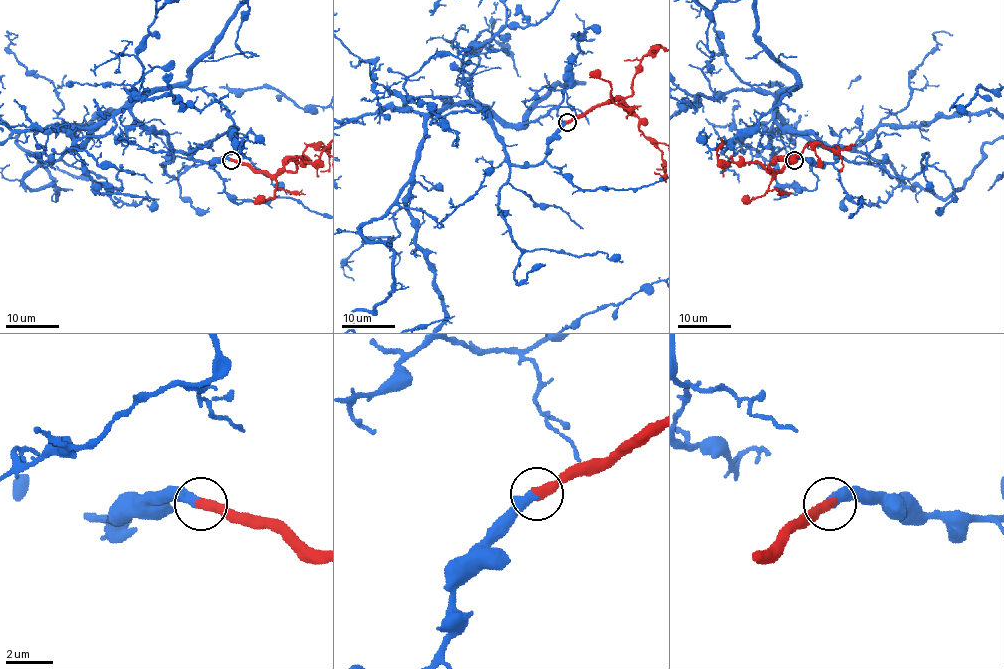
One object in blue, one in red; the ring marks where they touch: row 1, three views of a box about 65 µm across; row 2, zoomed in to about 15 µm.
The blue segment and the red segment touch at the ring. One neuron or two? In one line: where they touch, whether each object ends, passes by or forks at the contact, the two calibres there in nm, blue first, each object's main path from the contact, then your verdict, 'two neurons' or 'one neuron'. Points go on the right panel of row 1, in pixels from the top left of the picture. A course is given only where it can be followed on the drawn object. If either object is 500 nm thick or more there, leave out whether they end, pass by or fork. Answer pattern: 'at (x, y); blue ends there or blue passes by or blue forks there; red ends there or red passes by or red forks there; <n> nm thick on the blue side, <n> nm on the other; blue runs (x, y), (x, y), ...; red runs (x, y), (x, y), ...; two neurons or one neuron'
at (794, 160); blue ends there; red ends there; 440 nm thick on the blue side, 460 nm on the other; one neuron

